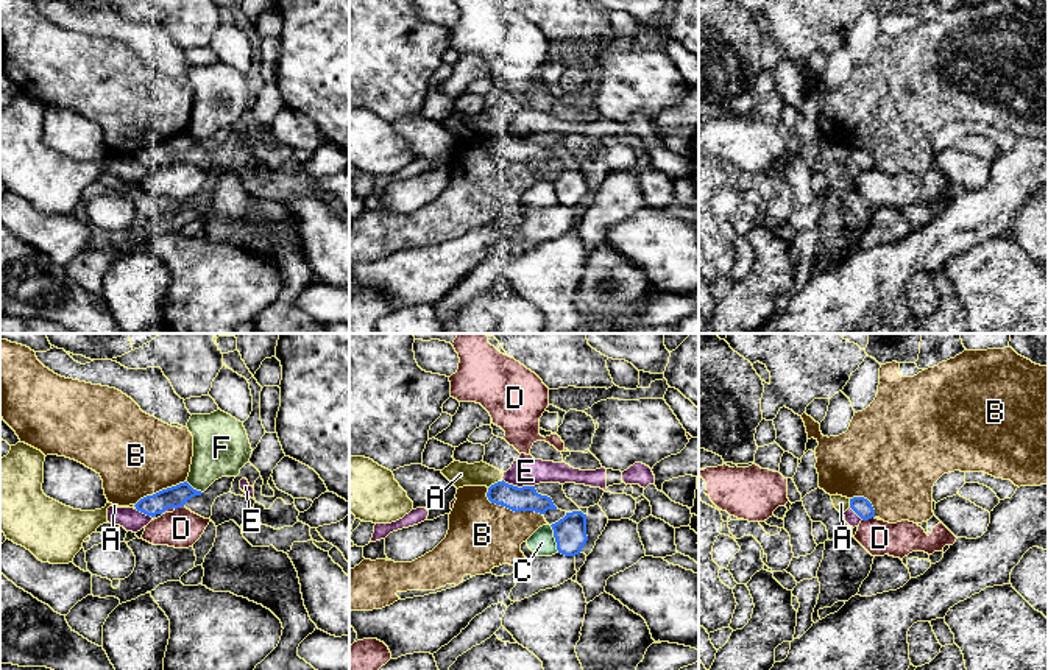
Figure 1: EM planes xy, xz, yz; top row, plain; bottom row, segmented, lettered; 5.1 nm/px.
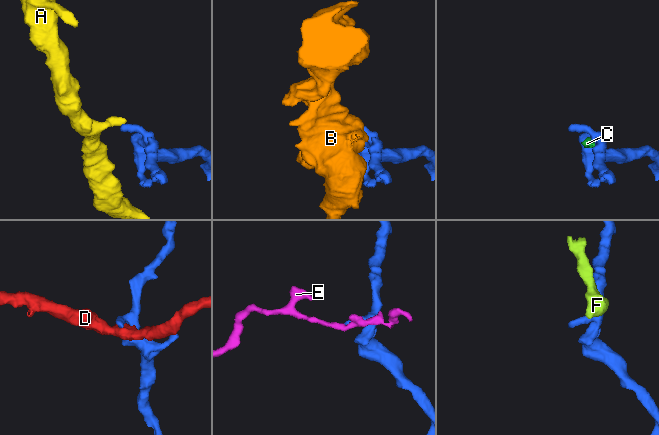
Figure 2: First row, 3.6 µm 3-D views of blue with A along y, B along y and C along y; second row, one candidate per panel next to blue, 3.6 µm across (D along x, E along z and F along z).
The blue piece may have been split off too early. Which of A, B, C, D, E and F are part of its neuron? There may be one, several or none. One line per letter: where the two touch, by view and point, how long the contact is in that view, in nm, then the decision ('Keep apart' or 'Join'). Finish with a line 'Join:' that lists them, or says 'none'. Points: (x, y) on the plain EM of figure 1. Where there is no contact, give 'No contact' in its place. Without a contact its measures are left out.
A: Touches blue at xz (495, 134). Shared border 80 nm. Keep apart
B: Touches blue at xz (510, 159). Shared border 320 nm. Keep apart
C: Touches blue at xz (554, 187). Shared border 140 nm. Keep apart
D: Touches blue at yz (867, 170). Shared border 70 nm. Keep apart
E: Touches blue at xz (516, 137). Shared border 170 nm. Keep apart
F: Touches blue at xy (192, 139). Shared border 110 nm. Keep apart
Join: none

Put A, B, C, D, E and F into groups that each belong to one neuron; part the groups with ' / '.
A / B / C F / D / E

